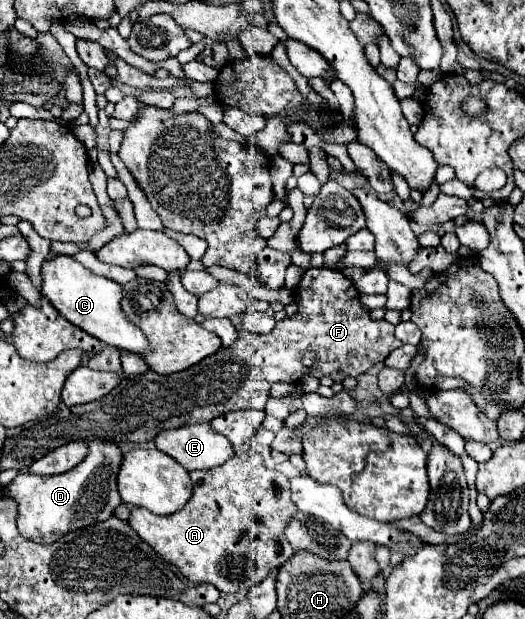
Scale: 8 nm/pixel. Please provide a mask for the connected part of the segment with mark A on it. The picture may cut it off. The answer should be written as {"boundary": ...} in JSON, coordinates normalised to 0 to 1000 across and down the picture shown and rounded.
{"boundary":[[[448,730],[444,740],[421,753],[398,759],[360,763],[368,772],[368,801],[349,824],[326,834],[295,834],[280,821],[257,821],[246,837],[246,850],[280,876],[307,901],[333,911],[345,927],[368,943],[406,943],[417,956],[448,960],[451,953],[474,953],[497,940],[505,927],[535,918],[558,895],[558,882],[543,869],[543,853],[566,830],[566,817],[554,808],[550,775],[520,759],[509,759],[493,730]]]}

